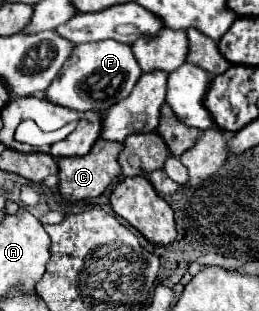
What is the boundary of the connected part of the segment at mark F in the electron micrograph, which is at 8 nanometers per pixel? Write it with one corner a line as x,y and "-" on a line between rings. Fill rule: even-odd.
98,41
76,45
62,65
58,77
46,89
46,101
74,111
96,111
104,115
114,103
128,97
142,71
132,55
130,45
118,41

